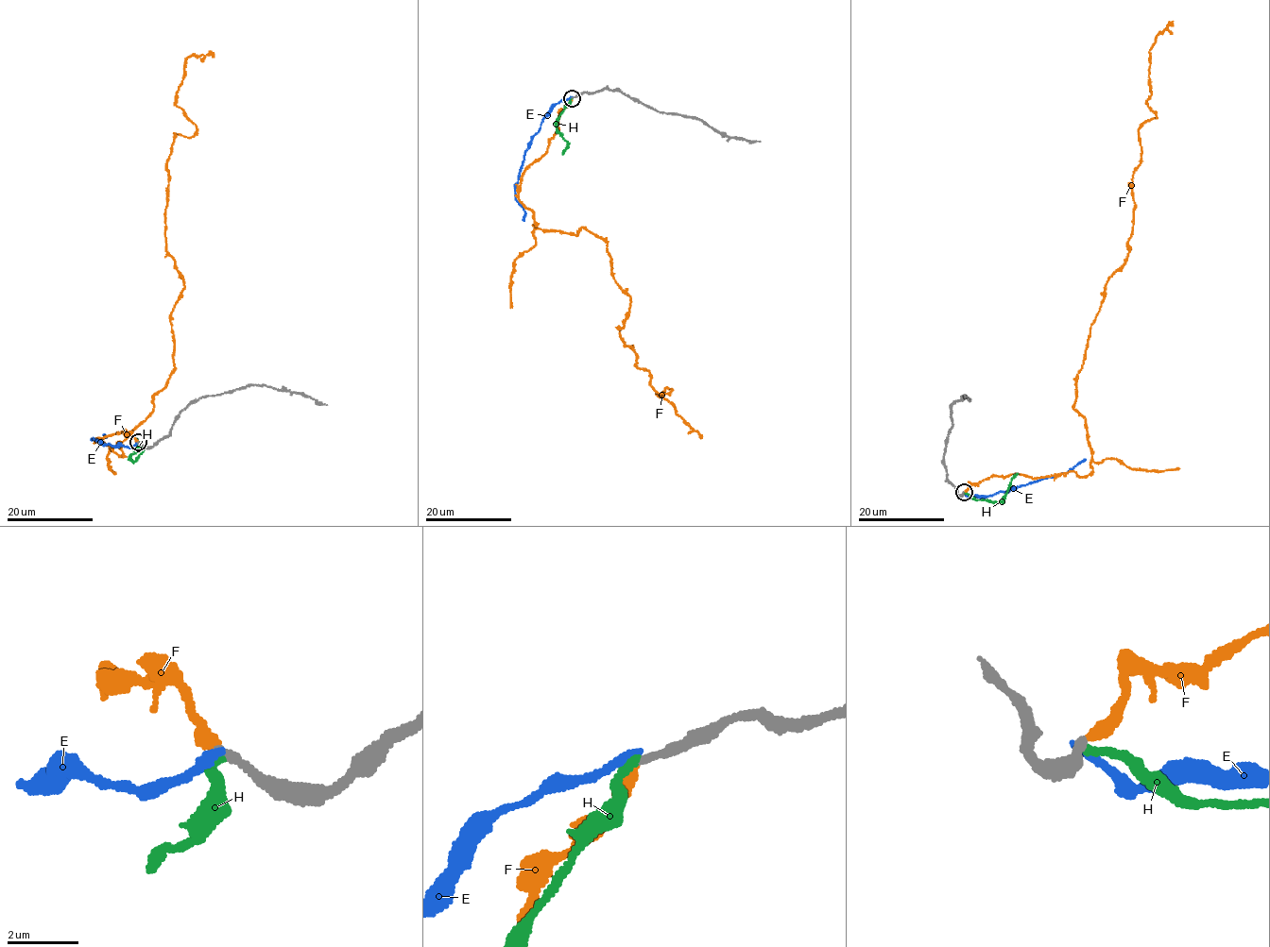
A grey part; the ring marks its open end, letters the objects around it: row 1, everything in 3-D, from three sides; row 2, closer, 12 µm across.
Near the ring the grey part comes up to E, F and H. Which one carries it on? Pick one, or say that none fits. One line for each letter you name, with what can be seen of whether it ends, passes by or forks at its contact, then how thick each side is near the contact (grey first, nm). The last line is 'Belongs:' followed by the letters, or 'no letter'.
F: it ends; calibres 240 and 300 nm
Belongs: F

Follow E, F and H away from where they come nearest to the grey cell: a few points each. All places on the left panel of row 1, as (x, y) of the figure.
E: (137, 443), (116, 448), (92, 438), (104, 438), (104, 434)
F: (138, 442), (96, 438), (120, 456), (174, 367), (167, 158), (196, 130), (176, 92), (185, 59), (214, 57)
H: (138, 443), (130, 459), (134, 461), (142, 448), (135, 437)

